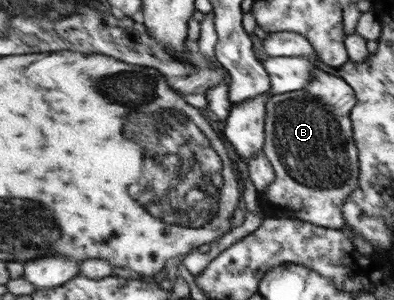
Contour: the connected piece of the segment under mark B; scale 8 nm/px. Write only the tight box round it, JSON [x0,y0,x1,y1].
[182,68,361,280]

